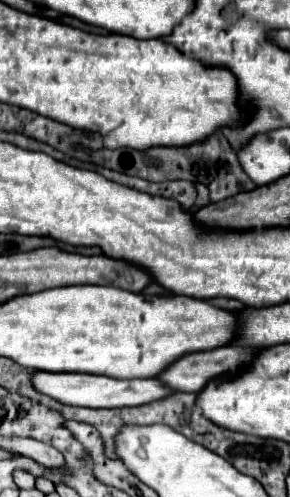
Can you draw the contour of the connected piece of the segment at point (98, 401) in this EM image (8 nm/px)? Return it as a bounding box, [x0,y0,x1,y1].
[32,371,172,409]

